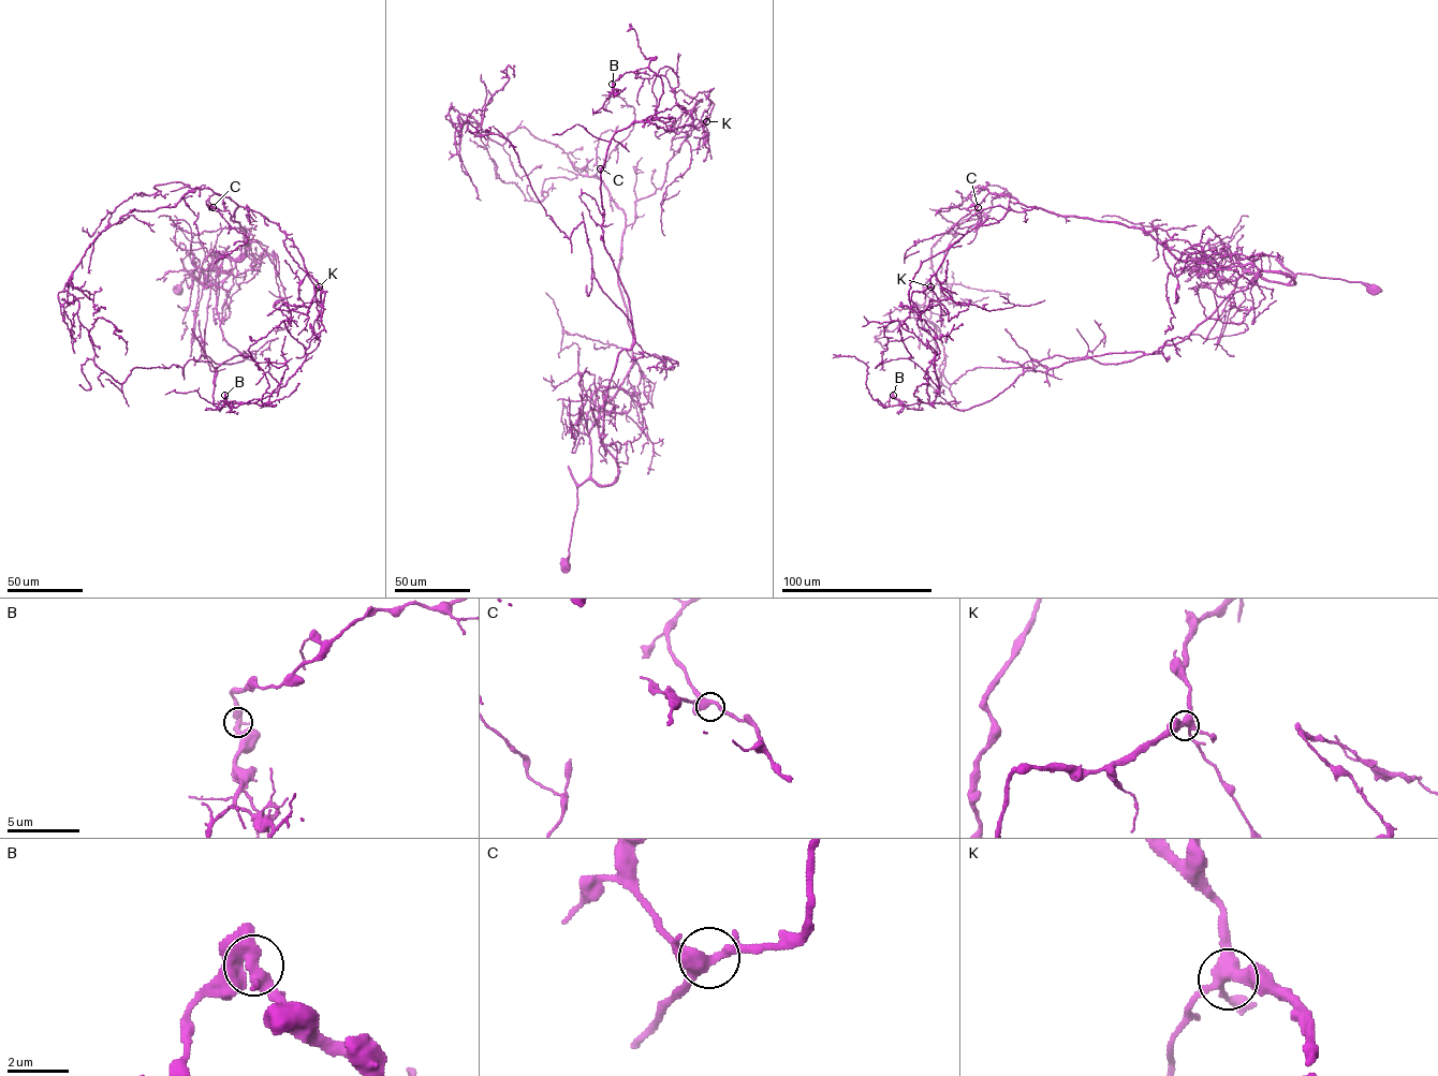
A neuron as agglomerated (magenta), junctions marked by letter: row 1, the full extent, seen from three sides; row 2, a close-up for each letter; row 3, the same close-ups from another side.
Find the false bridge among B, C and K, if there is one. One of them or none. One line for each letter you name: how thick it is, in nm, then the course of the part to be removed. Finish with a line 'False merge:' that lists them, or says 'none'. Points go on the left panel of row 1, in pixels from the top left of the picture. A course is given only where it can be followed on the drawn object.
B: Thickness 440 nm. Course of the part to remove: (225, 395), (221, 407), (207, 409), (214, 409)
False merge: B

